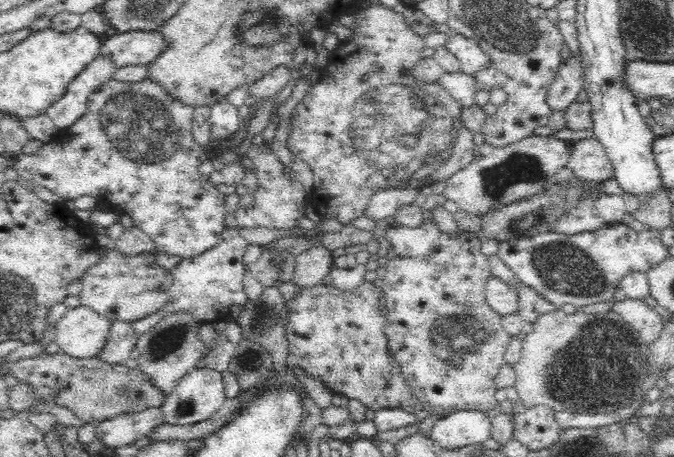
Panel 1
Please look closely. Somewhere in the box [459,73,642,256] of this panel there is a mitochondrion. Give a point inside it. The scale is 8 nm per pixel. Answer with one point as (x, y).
(519, 168)

